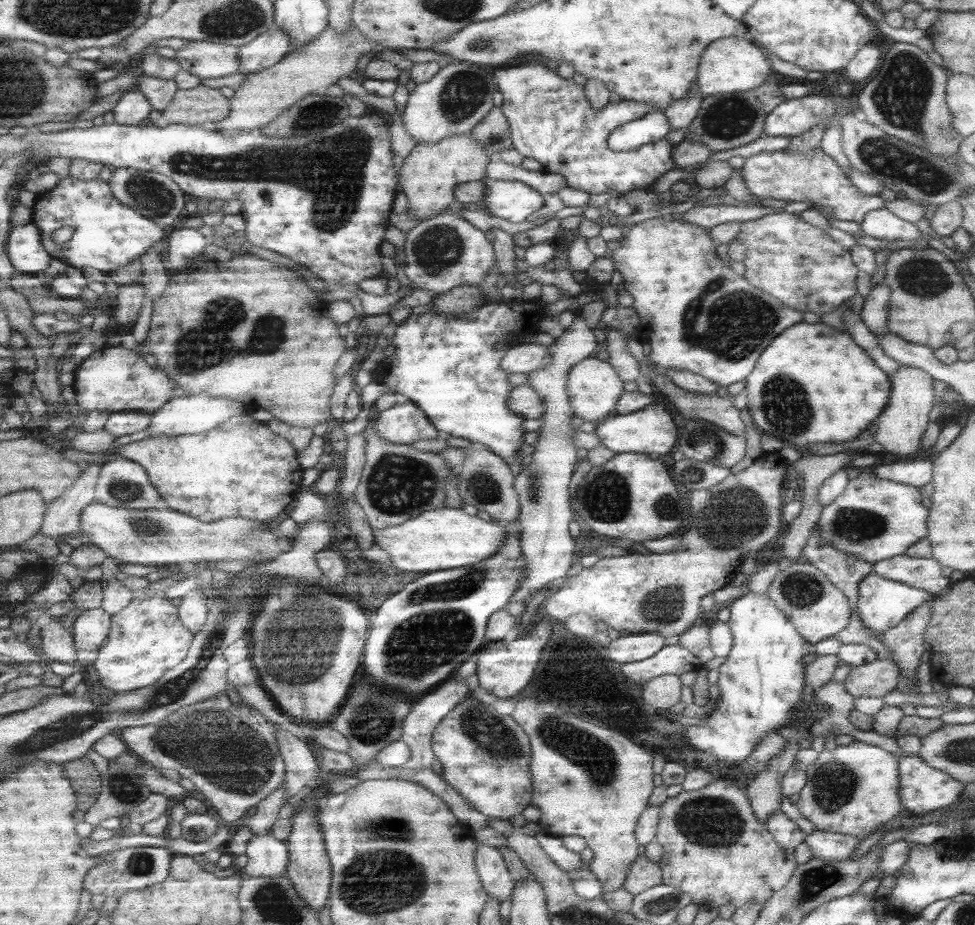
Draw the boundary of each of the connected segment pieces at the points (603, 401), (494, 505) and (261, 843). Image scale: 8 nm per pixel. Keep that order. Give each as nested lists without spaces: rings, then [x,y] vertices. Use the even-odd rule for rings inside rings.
[[[586,357],[578,361],[578,364],[572,365],[567,372],[567,391],[573,416],[578,416],[586,422],[601,422],[606,419],[625,391],[623,383],[608,361],[602,361],[598,357]]]
[[[472,443],[467,449],[467,459],[459,473],[459,489],[467,504],[484,510],[490,518],[502,524],[515,522],[519,514],[519,498],[514,488],[515,474],[503,458],[483,444]]]
[[[274,835],[254,836],[248,843],[249,861],[245,867],[247,876],[258,878],[276,878],[287,875],[291,850],[288,841]]]

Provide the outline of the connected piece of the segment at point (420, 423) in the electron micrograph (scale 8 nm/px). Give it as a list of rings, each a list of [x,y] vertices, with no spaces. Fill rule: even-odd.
[[[407,399],[380,412],[373,425],[384,440],[394,444],[414,444],[422,439],[432,440],[441,436],[441,431],[425,410]]]

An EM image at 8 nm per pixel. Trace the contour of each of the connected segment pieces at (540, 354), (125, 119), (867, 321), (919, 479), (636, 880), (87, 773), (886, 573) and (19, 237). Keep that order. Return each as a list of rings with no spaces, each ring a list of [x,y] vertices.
[[[521,342],[502,360],[502,368],[509,374],[529,374],[544,368],[551,361],[551,354],[545,345]]]
[[[129,90],[114,109],[116,123],[130,127],[141,126],[148,123],[152,110],[155,110],[152,102],[142,91]]]
[[[884,281],[873,286],[864,300],[861,318],[866,328],[876,336],[888,332],[888,309],[891,288]]]
[[[932,459],[895,462],[886,465],[874,465],[873,474],[880,480],[892,480],[898,484],[908,484],[922,488],[931,481]]]
[[[643,853],[629,869],[623,888],[634,896],[661,883],[663,874],[659,863],[648,860]]]
[[[88,756],[73,760],[70,764],[64,763],[64,766],[80,794],[82,804],[79,804],[79,810],[90,811],[97,804],[103,791],[103,775]]]
[[[900,554],[875,563],[873,573],[911,588],[922,588],[933,596],[951,585],[950,578],[942,574],[942,566],[930,555],[915,557]]]
[[[34,222],[13,229],[8,252],[18,273],[43,273],[54,260],[45,247],[42,229]]]

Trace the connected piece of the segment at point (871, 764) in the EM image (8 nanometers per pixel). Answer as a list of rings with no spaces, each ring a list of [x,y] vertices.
[[[856,741],[820,752],[816,762],[805,770],[807,781],[799,792],[796,807],[818,830],[844,833],[861,839],[880,824],[901,814],[899,759],[884,748]]]

